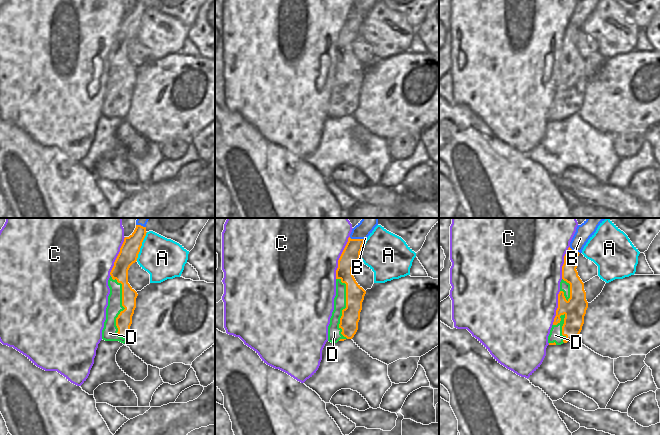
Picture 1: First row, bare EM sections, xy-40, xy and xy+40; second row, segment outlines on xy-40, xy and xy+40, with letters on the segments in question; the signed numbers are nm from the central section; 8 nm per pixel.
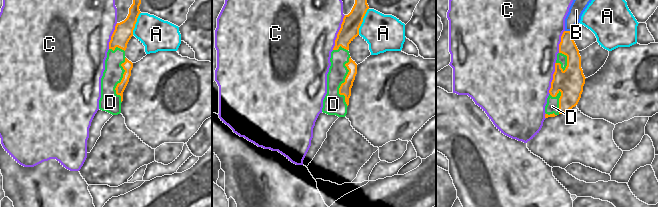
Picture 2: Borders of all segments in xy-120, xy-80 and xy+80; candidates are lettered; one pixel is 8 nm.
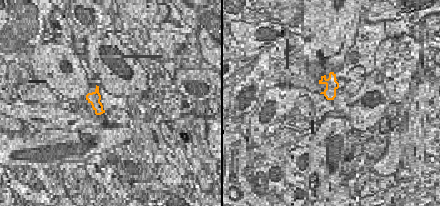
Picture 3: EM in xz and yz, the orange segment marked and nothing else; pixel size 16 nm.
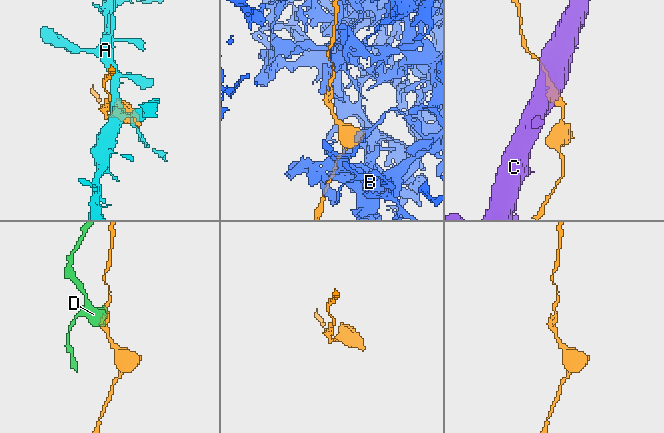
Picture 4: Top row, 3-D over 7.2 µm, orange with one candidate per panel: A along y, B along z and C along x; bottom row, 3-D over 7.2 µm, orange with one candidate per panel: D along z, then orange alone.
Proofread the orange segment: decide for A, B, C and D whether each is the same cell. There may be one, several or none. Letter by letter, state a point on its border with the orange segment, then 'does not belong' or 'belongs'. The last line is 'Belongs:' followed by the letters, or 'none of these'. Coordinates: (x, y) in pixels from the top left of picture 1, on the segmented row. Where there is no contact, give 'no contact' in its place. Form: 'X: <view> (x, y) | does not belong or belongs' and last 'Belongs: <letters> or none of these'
A: xy-40 (141, 245) | does not belong
B: xy (357, 239) | does not belong
C: xy (340, 257) | does not belong
D: xy (343, 309) | does not belong
Belongs: none of these

